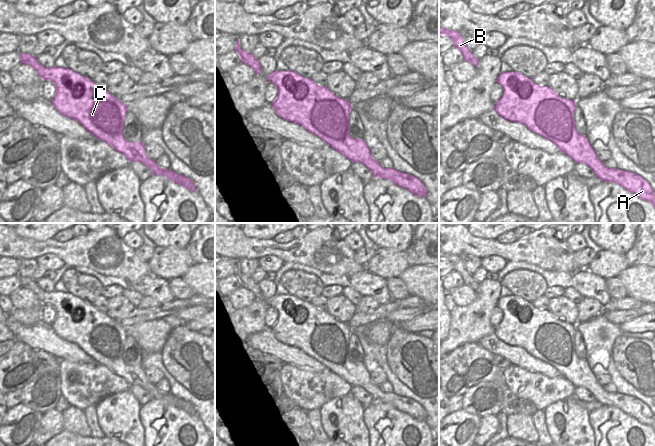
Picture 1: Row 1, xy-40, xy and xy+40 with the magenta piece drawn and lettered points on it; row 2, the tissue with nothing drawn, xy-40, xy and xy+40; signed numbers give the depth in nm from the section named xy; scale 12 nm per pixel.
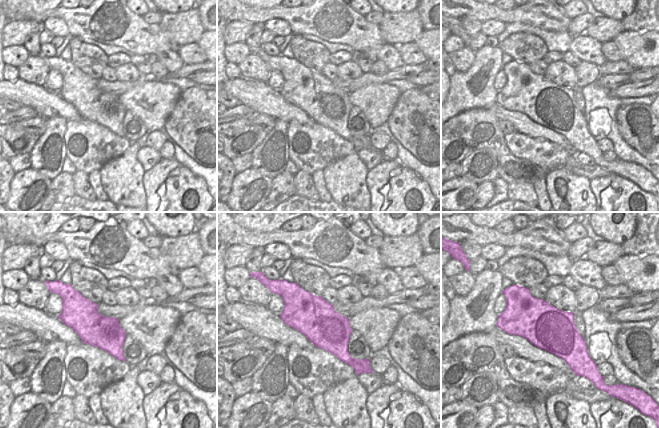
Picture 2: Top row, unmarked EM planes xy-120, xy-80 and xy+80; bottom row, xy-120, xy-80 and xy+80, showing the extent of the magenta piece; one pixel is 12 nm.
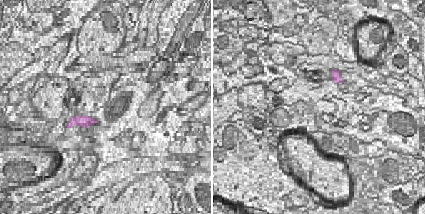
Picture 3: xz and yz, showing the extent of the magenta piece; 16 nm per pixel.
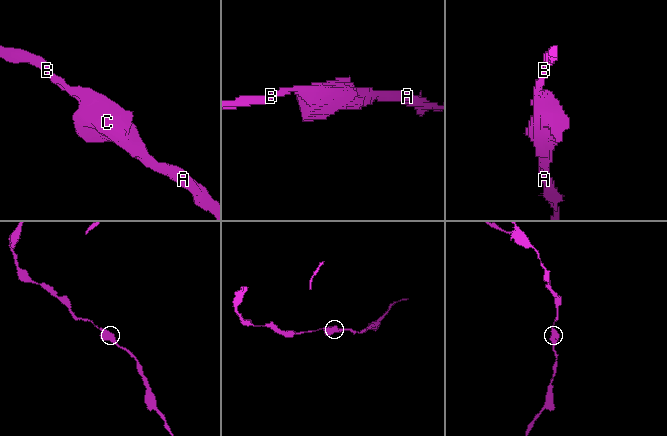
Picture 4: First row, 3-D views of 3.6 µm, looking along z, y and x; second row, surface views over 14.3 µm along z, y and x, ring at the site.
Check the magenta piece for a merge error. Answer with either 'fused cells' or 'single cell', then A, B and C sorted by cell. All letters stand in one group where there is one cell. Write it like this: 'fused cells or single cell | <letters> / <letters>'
single cell | A B C

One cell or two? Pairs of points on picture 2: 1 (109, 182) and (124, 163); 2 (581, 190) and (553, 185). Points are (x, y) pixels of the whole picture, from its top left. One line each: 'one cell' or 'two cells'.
1: one cell
2: one cell

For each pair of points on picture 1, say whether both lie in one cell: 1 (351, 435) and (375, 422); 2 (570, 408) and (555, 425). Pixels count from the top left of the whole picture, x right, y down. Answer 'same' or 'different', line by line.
1: different
2: same

